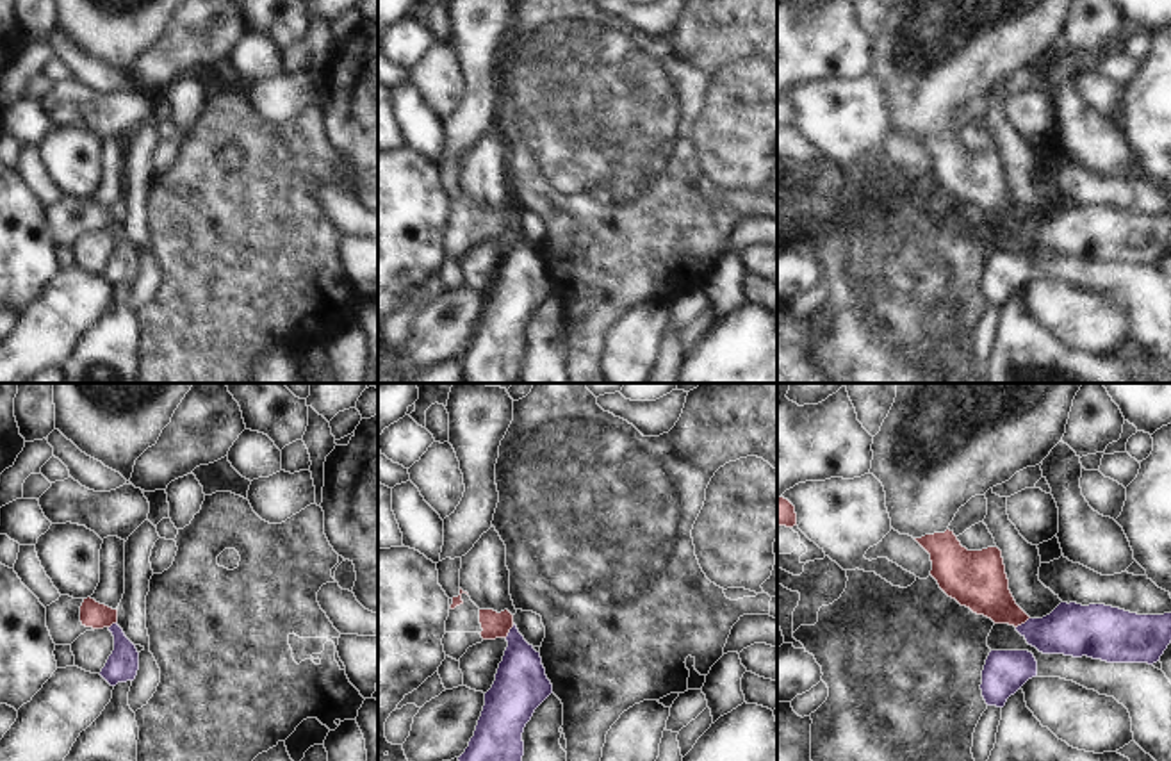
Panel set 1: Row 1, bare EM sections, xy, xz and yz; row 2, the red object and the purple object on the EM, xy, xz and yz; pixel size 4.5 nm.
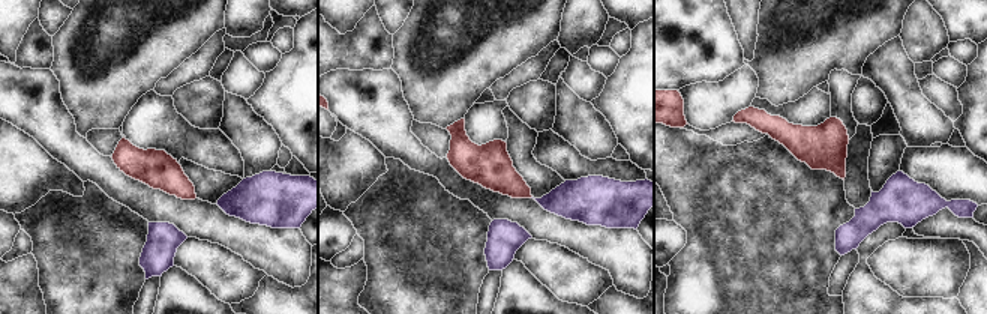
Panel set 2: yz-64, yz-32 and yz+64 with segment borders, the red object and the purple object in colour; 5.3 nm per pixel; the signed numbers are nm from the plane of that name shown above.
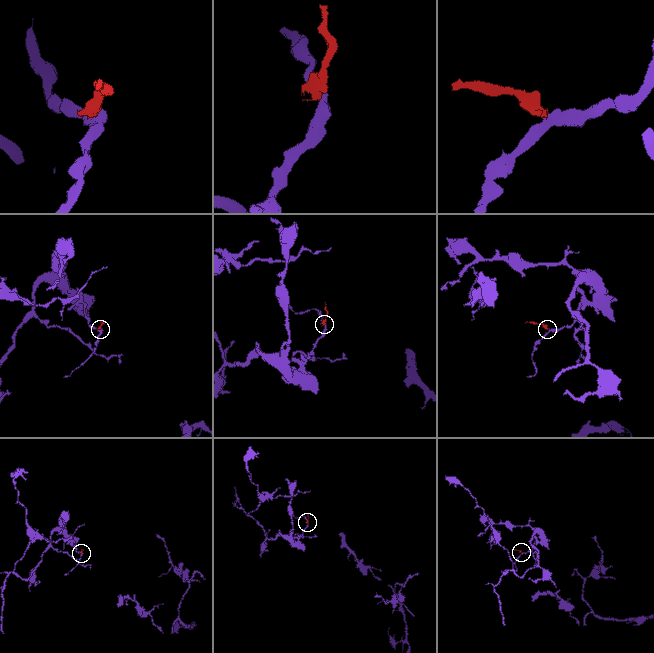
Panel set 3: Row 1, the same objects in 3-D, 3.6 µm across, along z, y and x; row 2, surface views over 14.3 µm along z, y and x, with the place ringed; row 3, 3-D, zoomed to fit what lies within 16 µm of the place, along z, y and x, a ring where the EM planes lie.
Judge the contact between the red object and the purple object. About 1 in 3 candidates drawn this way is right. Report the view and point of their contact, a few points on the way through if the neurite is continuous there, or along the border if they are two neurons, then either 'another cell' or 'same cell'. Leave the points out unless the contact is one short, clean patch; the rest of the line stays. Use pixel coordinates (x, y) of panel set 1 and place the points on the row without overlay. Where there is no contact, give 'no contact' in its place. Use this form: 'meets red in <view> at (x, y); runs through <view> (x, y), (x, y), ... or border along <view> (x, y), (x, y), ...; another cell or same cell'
meets red in xz at (508, 232); border along xz (514, 225), (505, 237); another cell

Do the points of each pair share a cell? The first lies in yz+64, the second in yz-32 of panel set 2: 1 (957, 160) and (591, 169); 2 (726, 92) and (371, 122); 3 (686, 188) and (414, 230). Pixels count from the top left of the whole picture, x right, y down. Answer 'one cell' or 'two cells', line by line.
1: one cell
2: one cell
3: one cell

